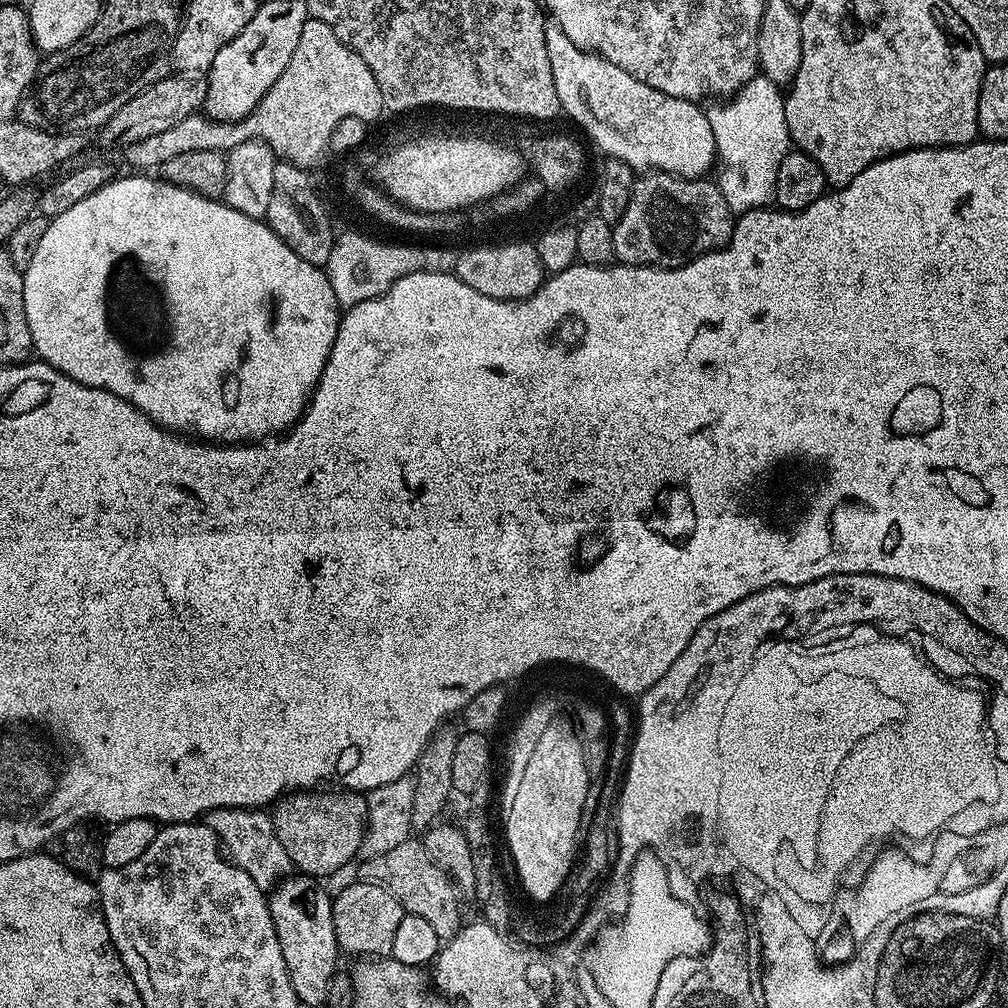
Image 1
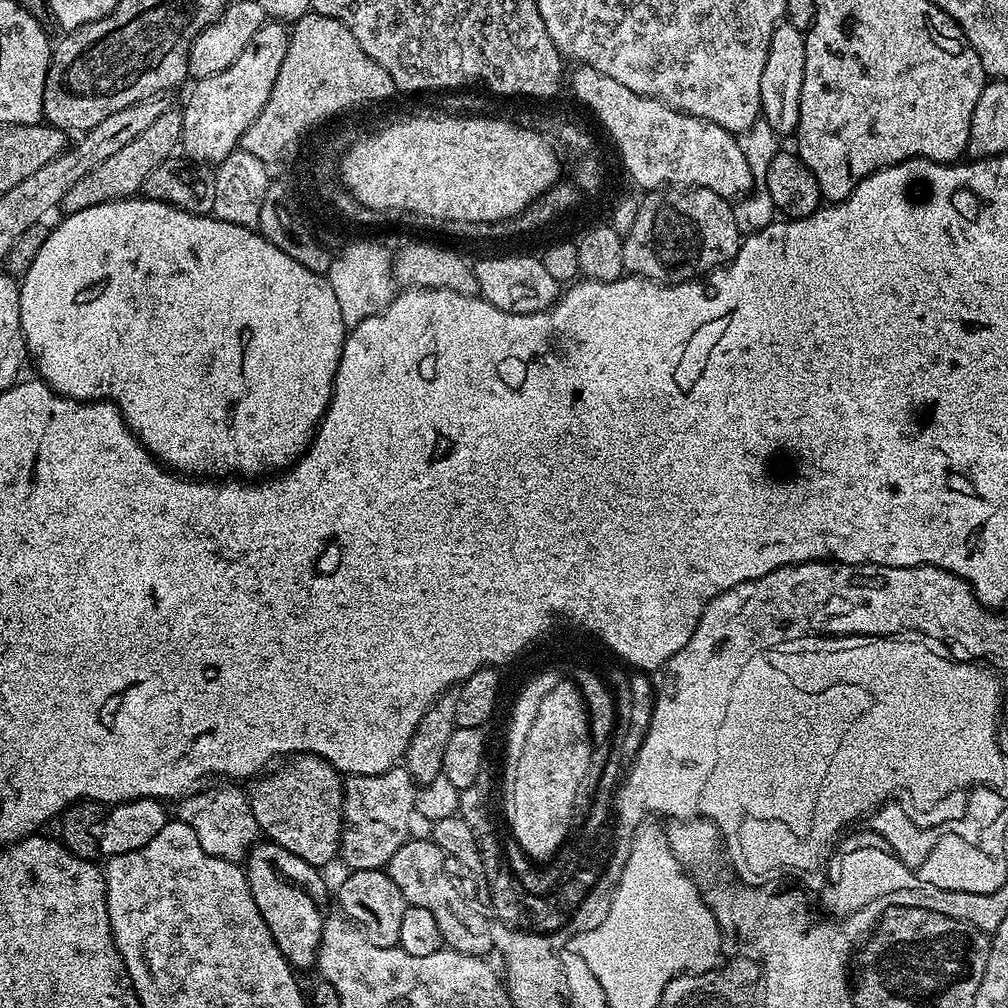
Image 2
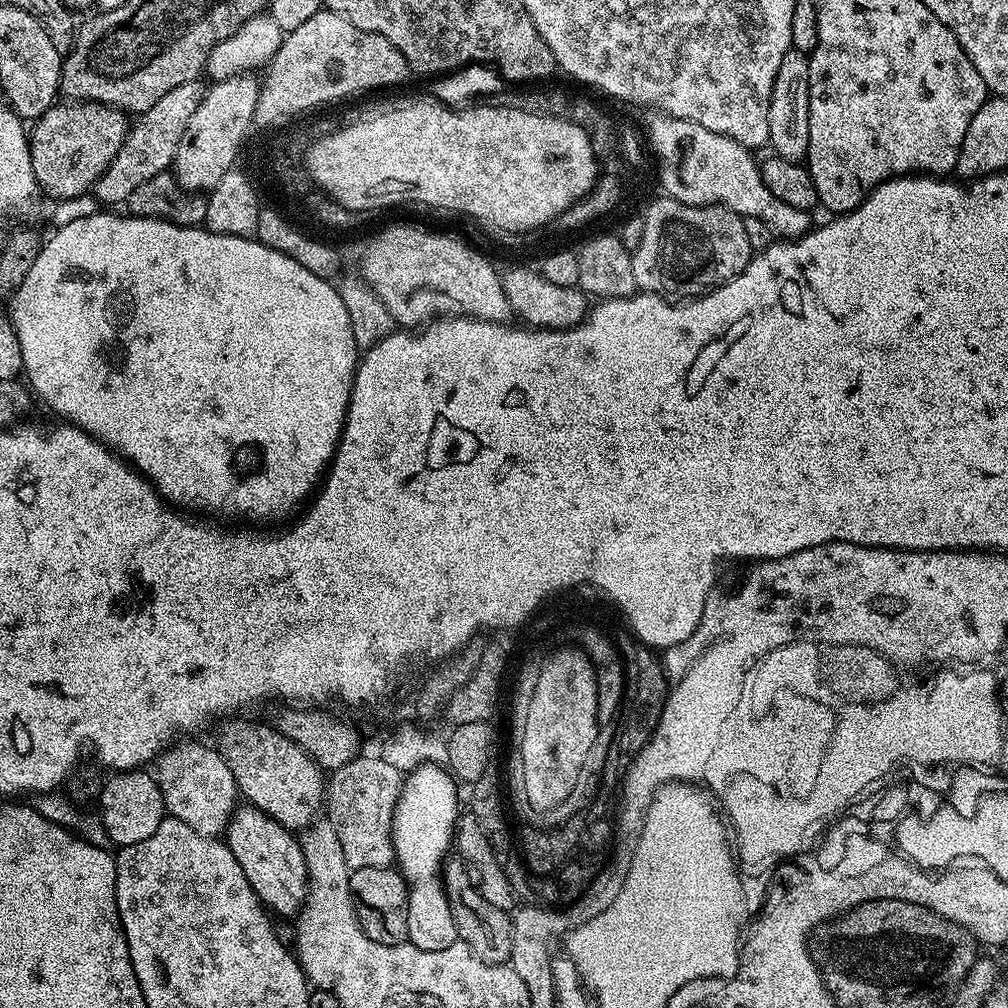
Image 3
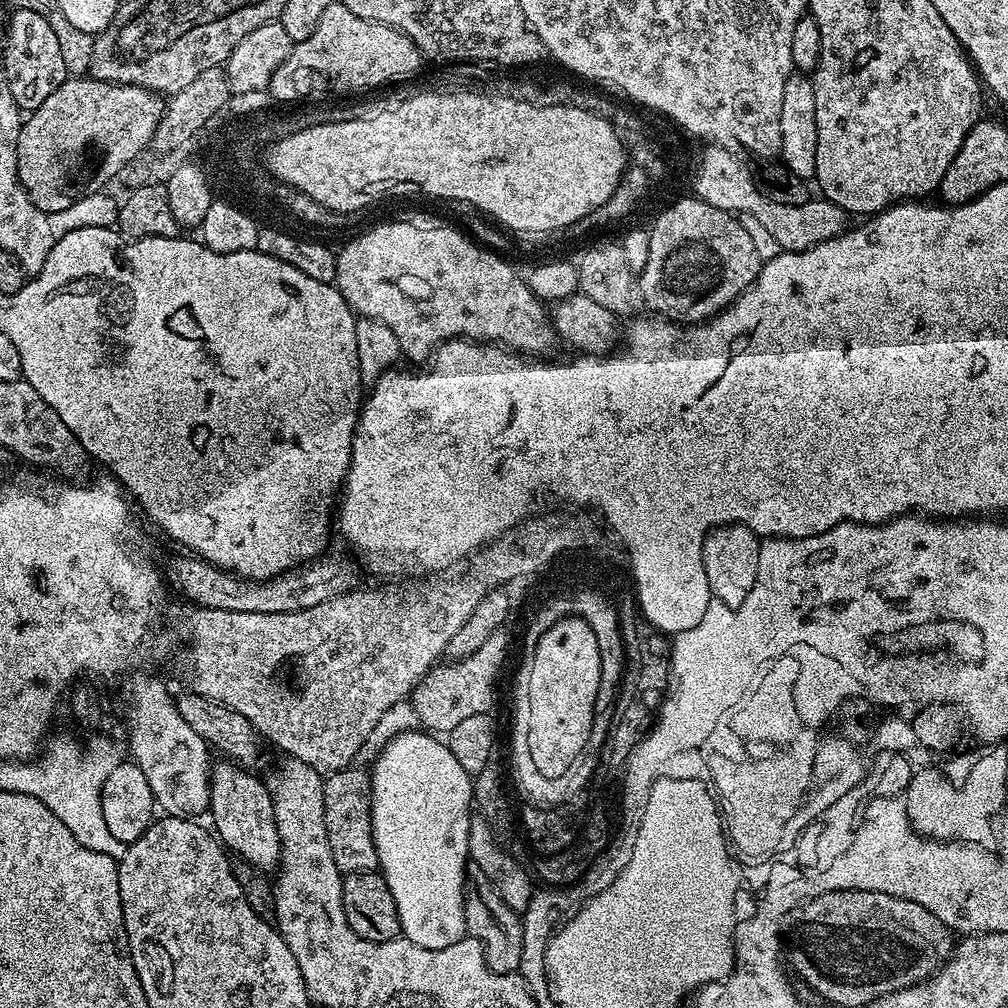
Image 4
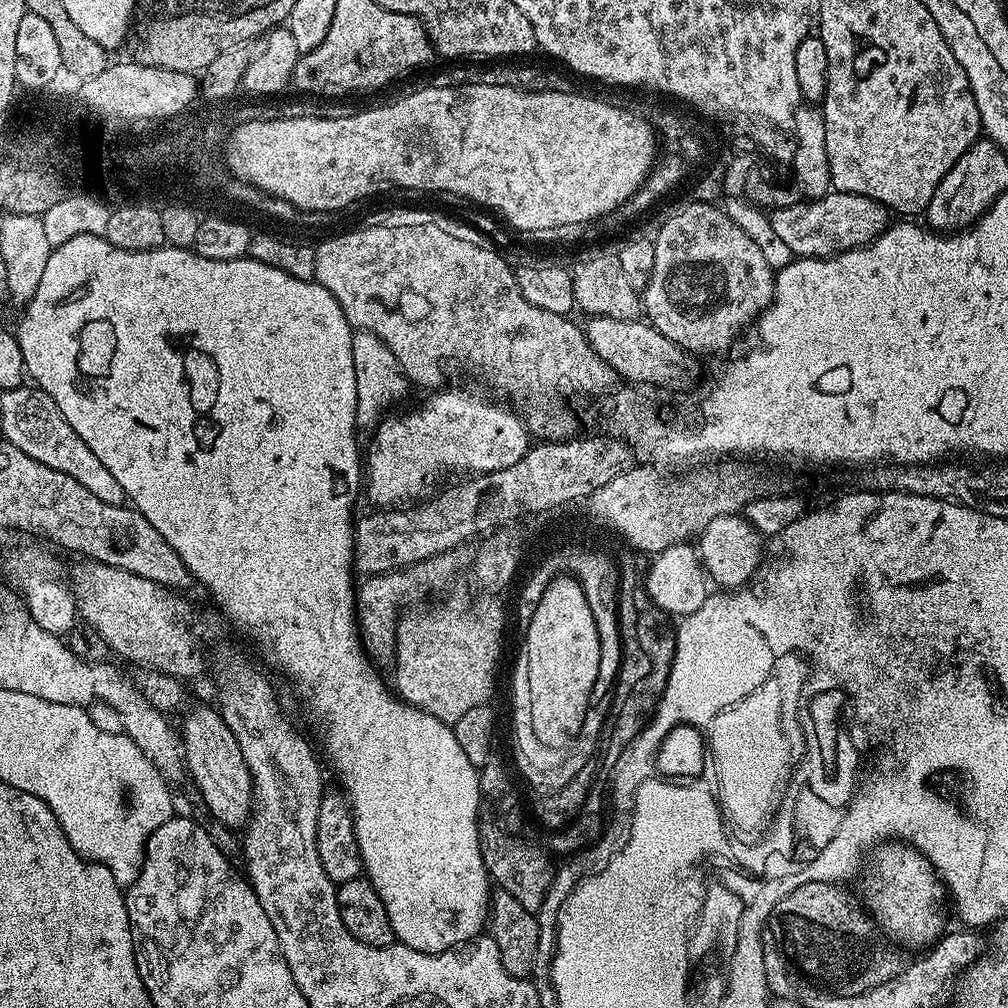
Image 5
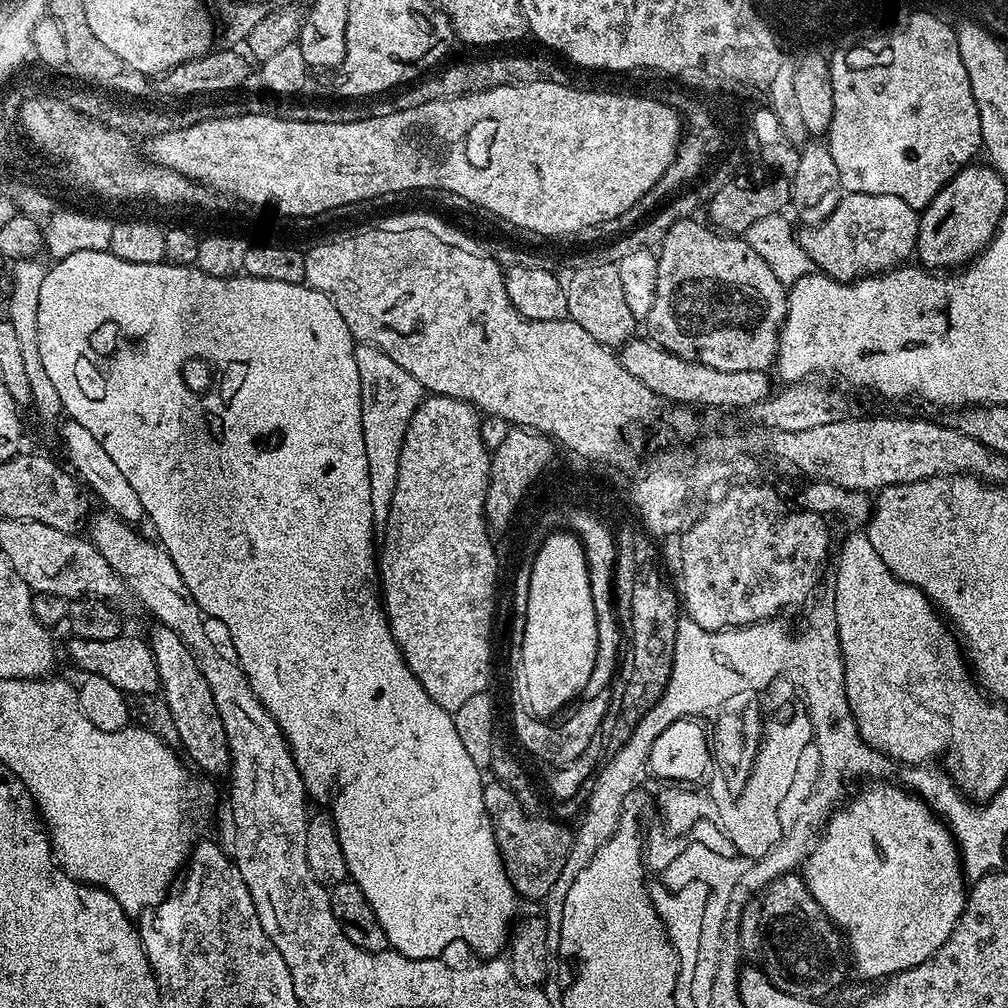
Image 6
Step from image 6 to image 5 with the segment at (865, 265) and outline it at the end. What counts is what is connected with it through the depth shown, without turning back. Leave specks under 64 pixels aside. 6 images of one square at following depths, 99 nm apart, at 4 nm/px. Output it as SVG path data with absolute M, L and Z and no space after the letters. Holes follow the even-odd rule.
M829 191L819 200L808 200L789 208L773 208L770 212L770 226L774 226L778 238L790 246L793 257L839 256L851 248L864 248L877 240L889 227L889 209L858 194Z

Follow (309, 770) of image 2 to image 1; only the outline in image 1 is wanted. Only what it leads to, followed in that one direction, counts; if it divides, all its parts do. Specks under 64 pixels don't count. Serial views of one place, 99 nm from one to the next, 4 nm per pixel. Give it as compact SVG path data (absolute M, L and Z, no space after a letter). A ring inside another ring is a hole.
M305 790L295 794L289 794L279 801L271 809L272 825L278 834L278 842L282 842L282 850L286 850L286 854L292 860L292 868L297 873L311 876L313 878L321 878L320 876L332 876L335 872L340 872L352 859L355 861L360 856L360 848L364 845L364 834L368 823L368 802L363 795L360 794L345 794L340 790L332 790L332 793L324 792L325 790Z

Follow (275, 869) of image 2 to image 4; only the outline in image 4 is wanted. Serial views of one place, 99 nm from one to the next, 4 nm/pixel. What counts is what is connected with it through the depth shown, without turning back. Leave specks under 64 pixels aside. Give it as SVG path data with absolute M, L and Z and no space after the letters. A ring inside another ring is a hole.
M227 758L221 761L221 764L216 762L212 765L212 789L208 803L212 816L211 827L221 845L233 857L241 856L250 867L271 873L280 862L280 839L267 783L252 776L256 774L249 769Z

